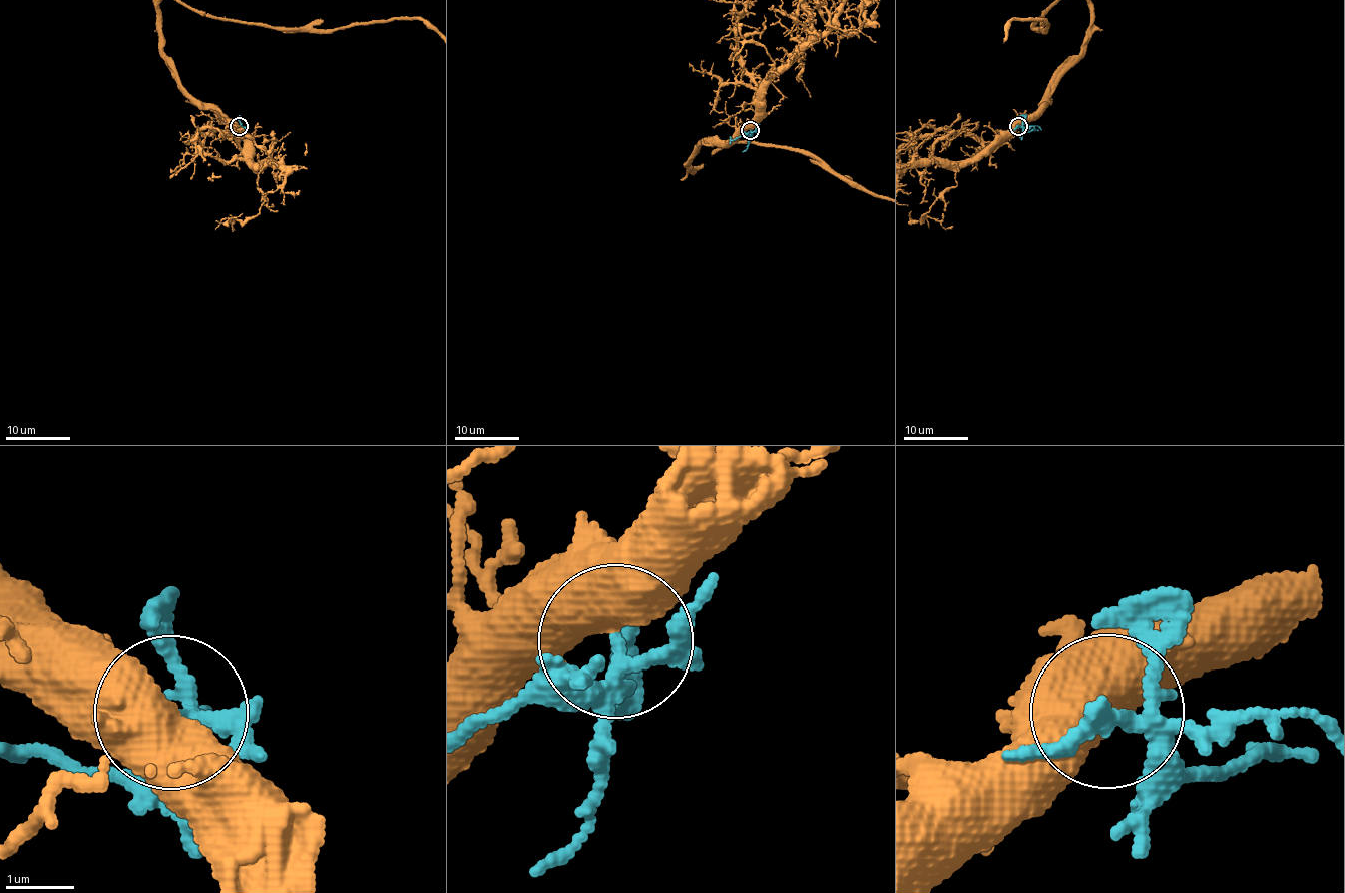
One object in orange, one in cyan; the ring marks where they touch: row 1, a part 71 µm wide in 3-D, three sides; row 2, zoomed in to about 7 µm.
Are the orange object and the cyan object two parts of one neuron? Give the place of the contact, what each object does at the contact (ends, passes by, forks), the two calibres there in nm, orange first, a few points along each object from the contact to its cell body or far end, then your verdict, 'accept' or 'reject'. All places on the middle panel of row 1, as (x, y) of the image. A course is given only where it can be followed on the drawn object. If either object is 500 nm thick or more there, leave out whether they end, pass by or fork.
at (750, 130); 850 nm thick on the orange side, 190 nm on the other; cyan runs (750, 129), (729, 144); accept

